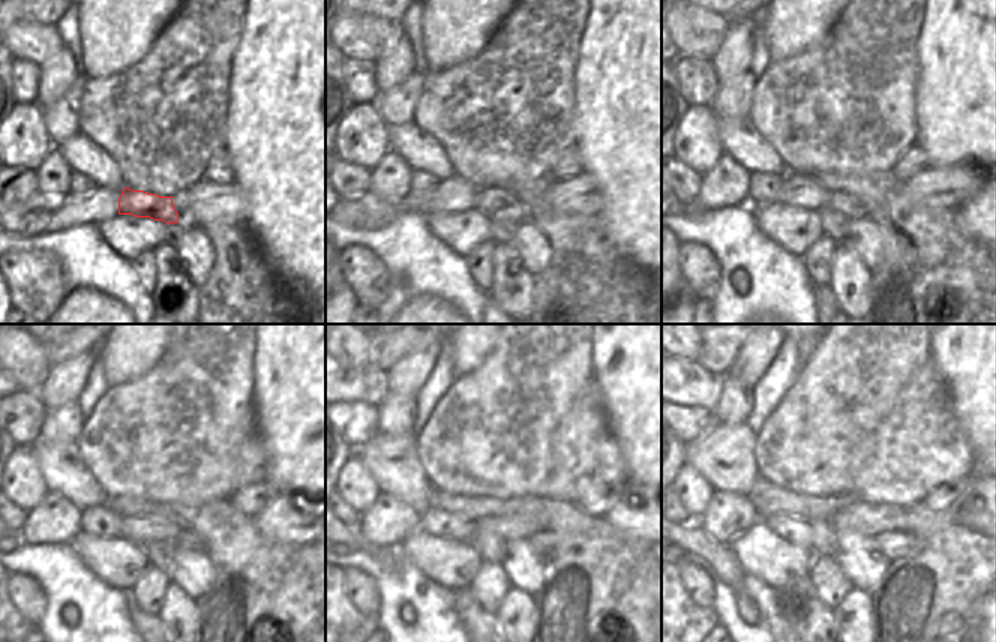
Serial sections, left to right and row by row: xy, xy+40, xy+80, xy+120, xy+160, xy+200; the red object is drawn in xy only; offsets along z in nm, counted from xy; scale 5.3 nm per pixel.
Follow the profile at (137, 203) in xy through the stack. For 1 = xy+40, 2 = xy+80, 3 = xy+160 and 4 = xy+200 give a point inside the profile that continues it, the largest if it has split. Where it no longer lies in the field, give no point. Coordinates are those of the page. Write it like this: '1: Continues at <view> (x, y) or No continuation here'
1: Continues at xy+40 (497, 204)
2: Continues at xy+80 (840, 201)
3: Continues at xy+160 (545, 543)
4: Continues at xy+200 (893, 545).

